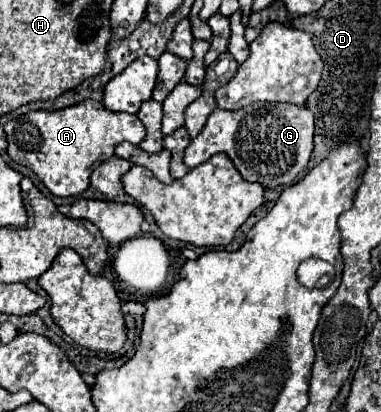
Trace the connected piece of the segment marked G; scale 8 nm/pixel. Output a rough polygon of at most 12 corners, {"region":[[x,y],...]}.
{"region":[[304,105],[214,109],[192,169],[226,153],[246,181],[290,185],[310,161]]}

